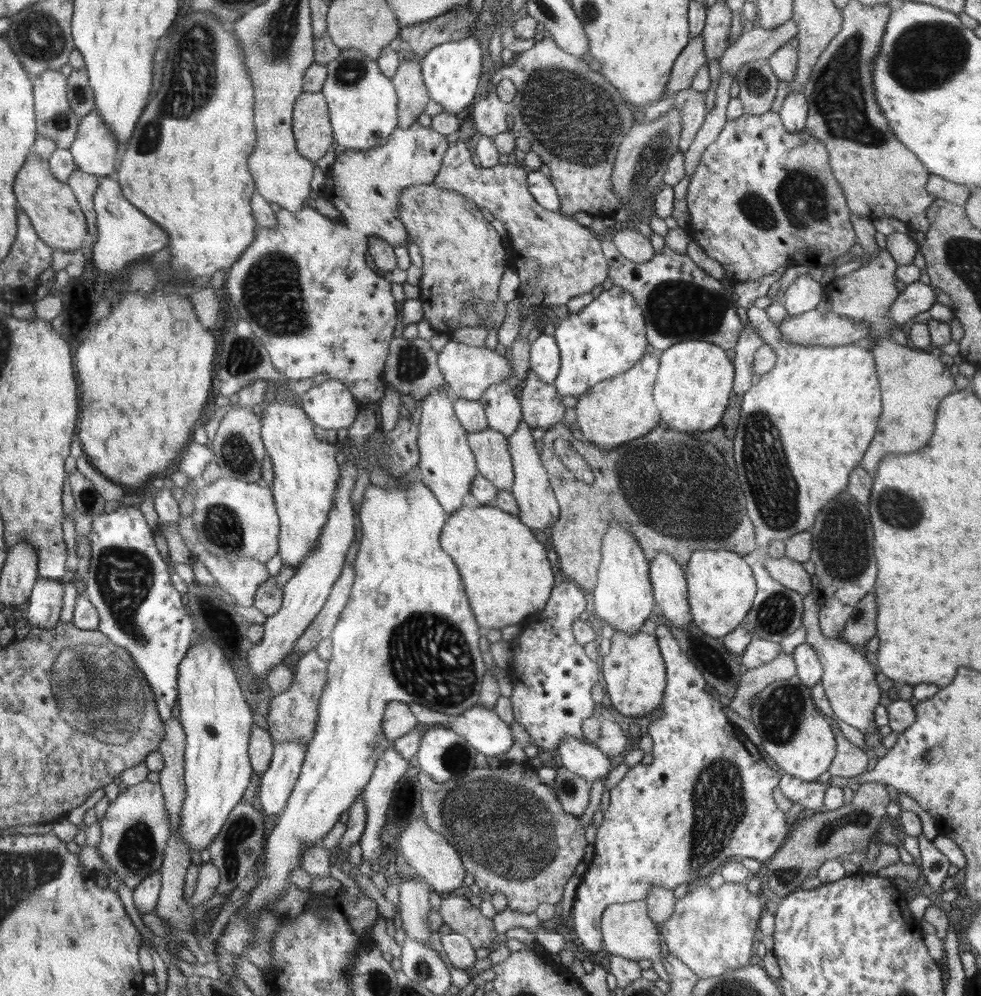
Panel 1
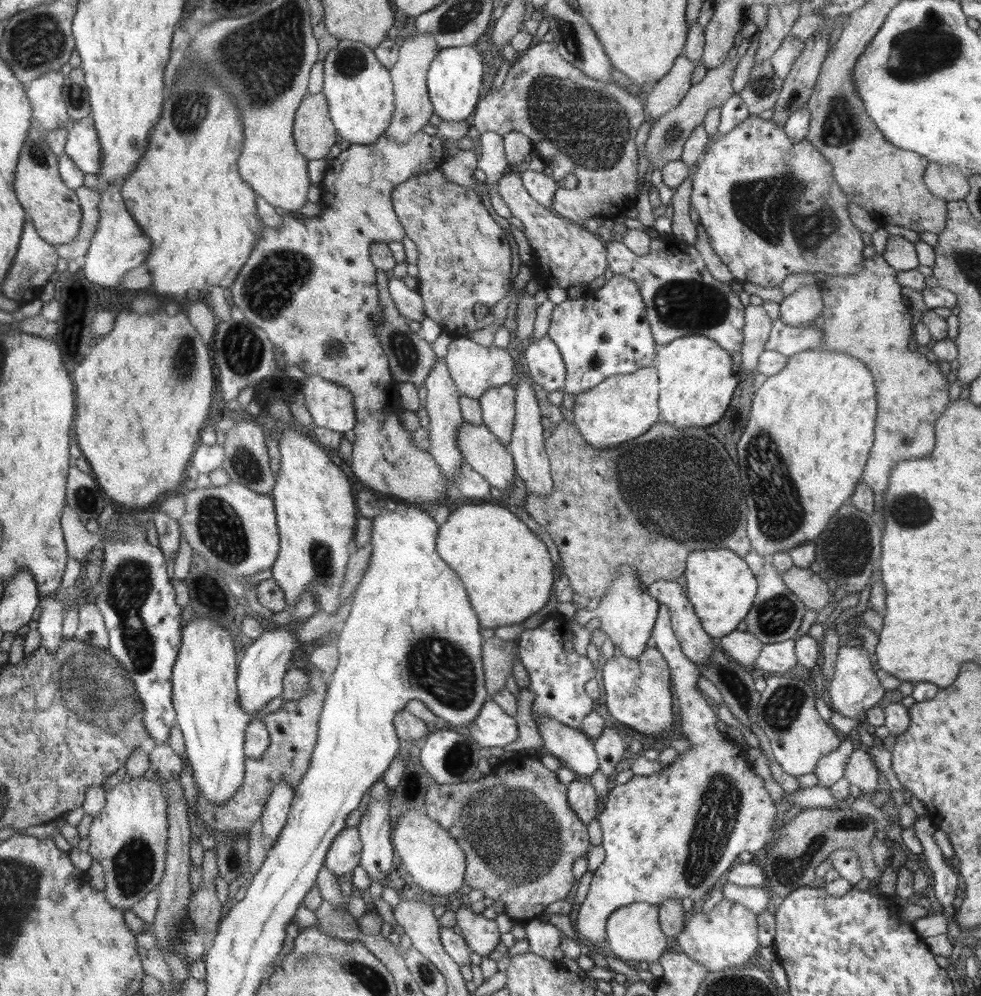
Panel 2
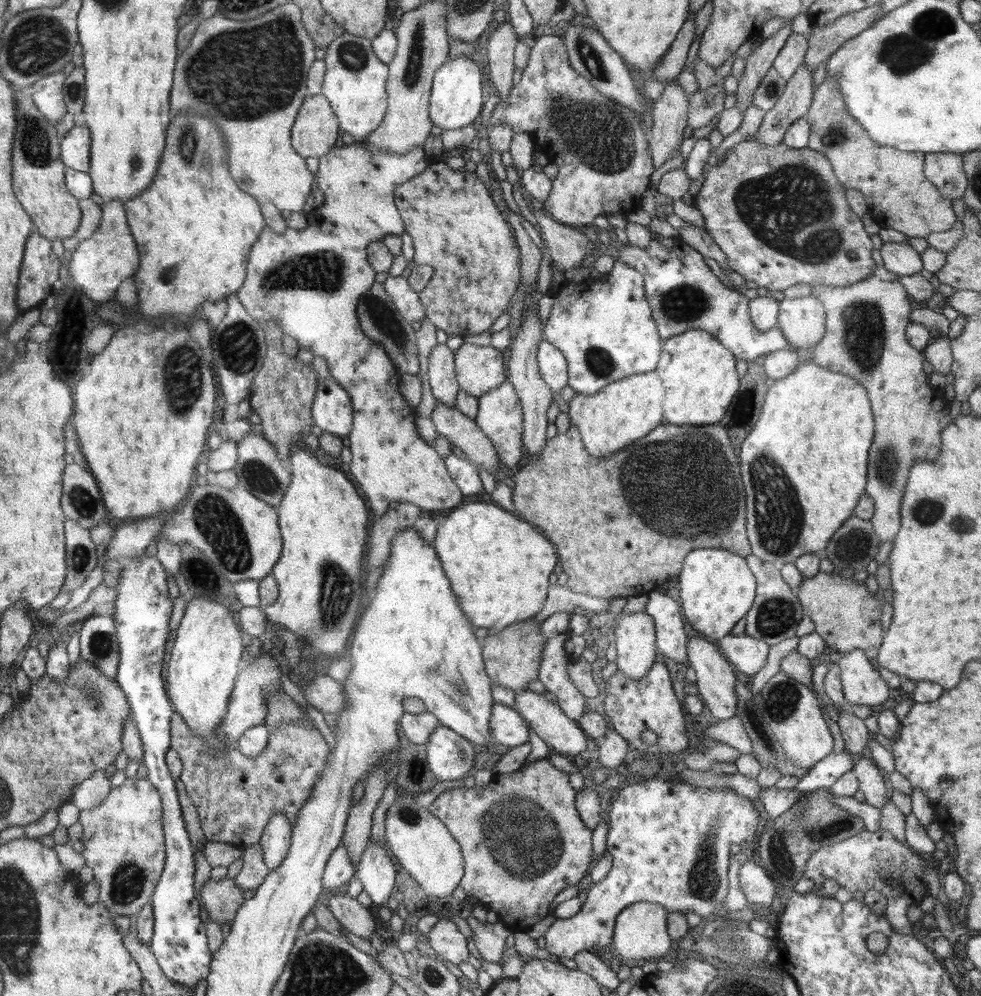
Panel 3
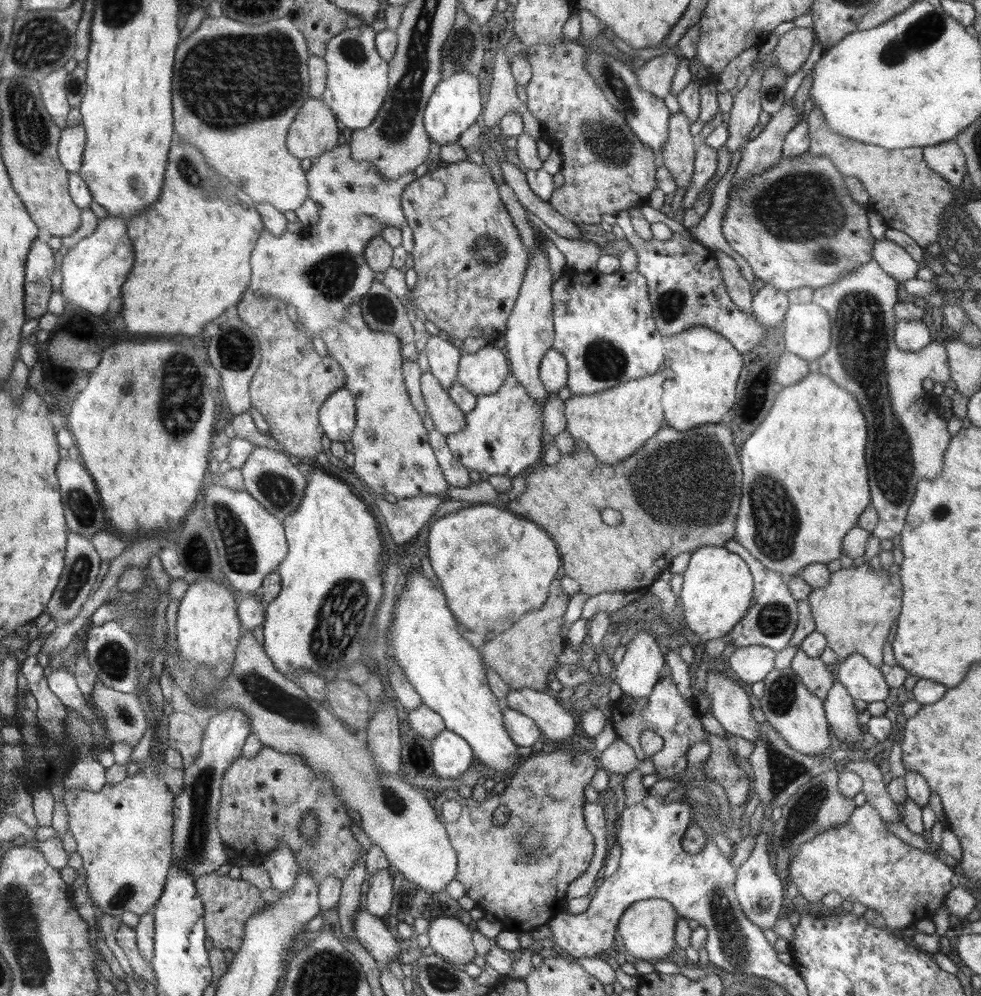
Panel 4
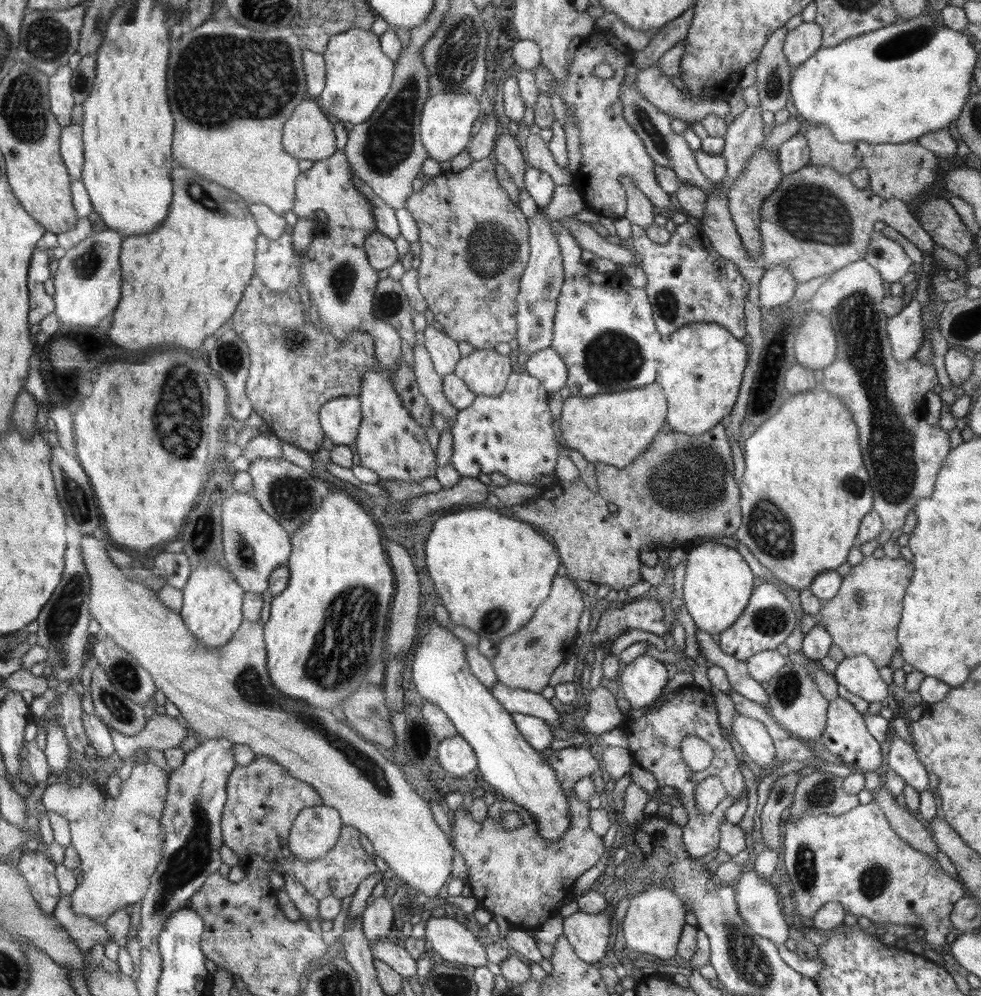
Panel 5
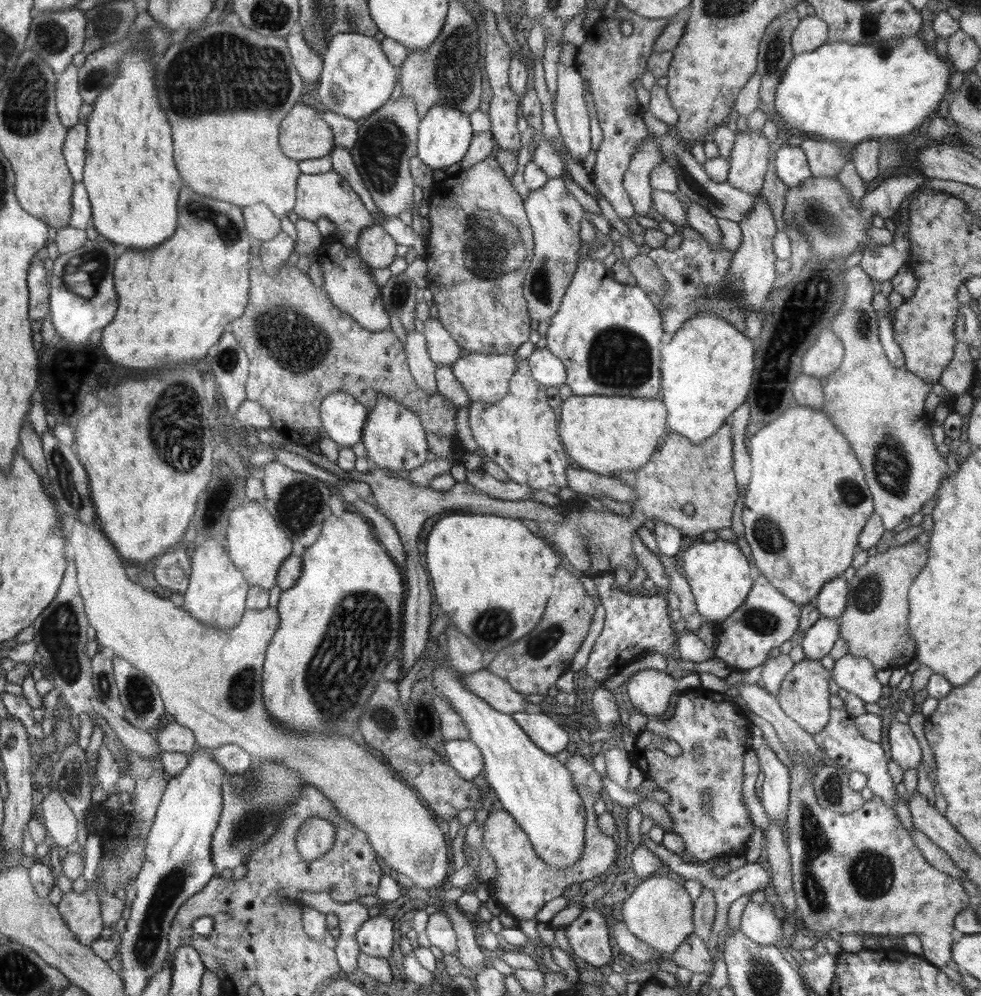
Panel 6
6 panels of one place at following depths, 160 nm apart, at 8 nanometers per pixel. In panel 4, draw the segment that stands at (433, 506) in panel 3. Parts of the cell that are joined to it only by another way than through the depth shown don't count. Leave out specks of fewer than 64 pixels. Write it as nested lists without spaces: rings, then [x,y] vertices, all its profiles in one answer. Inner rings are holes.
[[[347,143],[344,145],[338,144],[332,150],[329,150],[313,159],[311,162],[311,168],[306,172],[306,176],[309,186],[308,197],[314,200],[315,204],[320,204],[320,220],[315,226],[306,227],[304,230],[286,230],[282,236],[274,236],[272,232],[264,230],[258,237],[256,246],[253,248],[251,254],[250,268],[252,268],[252,275],[250,285],[247,290],[252,292],[256,297],[272,298],[274,300],[278,300],[278,302],[285,306],[287,304],[294,306],[304,331],[308,333],[311,338],[321,338],[327,346],[329,352],[328,355],[333,359],[336,359],[338,364],[341,366],[341,369],[344,371],[345,387],[355,398],[354,402],[357,413],[356,426],[352,431],[351,439],[348,441],[348,447],[355,456],[353,468],[360,477],[360,480],[364,480],[364,482],[366,482],[366,484],[368,484],[368,486],[370,486],[370,488],[372,488],[372,490],[374,490],[374,492],[383,499],[385,494],[394,494],[397,499],[404,499],[418,495],[436,495],[437,497],[442,498],[443,502],[445,502],[448,500],[448,496],[446,495],[446,486],[448,486],[449,482],[444,478],[444,475],[442,475],[442,469],[438,464],[436,455],[434,454],[432,447],[429,445],[429,434],[422,423],[422,417],[411,404],[408,391],[406,390],[404,375],[402,374],[403,358],[400,352],[401,344],[396,340],[396,338],[394,338],[394,336],[392,336],[392,334],[388,334],[388,332],[374,332],[368,328],[361,311],[362,297],[370,291],[370,287],[372,287],[372,284],[375,282],[375,275],[377,274],[368,267],[368,264],[366,264],[363,249],[366,248],[367,242],[372,237],[378,236],[382,232],[384,227],[396,227],[402,230],[402,228],[406,226],[407,220],[405,219],[401,207],[401,194],[412,181],[416,180],[414,170],[412,172],[407,172],[398,180],[387,180],[387,178],[383,178],[383,176],[381,176],[381,172],[378,172],[371,162],[368,162],[367,160],[354,160],[351,157],[351,152]]]

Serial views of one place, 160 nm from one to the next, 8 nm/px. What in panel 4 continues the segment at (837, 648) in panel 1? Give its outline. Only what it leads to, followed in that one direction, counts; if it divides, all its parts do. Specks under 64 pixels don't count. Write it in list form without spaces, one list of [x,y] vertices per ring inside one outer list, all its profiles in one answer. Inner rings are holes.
[[[854,653],[835,666],[835,679],[844,685],[853,699],[869,703],[888,698],[889,686],[882,671],[870,664],[865,656]]]

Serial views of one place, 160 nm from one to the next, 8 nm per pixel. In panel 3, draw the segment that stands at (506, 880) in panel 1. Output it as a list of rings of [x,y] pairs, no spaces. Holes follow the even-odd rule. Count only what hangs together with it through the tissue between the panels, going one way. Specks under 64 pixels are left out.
[[[548,758],[536,760],[522,770],[521,768],[511,774],[496,774],[492,781],[484,787],[474,786],[473,788],[453,788],[450,792],[440,794],[432,805],[427,809],[436,819],[439,819],[460,845],[464,859],[464,874],[460,887],[467,897],[477,898],[478,903],[488,910],[494,910],[499,920],[502,921],[512,932],[531,928],[538,921],[546,917],[554,898],[568,886],[578,885],[592,862],[592,831],[590,831],[577,814],[574,798],[576,791],[569,782],[569,774],[554,768]]]

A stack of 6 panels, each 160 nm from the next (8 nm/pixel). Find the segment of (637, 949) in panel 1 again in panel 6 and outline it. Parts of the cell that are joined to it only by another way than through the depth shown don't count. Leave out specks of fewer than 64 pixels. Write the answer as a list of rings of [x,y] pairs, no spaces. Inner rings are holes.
[[[666,874],[655,875],[638,883],[632,895],[624,902],[622,918],[629,931],[648,946],[670,956],[694,930],[693,903],[683,886],[670,880]]]

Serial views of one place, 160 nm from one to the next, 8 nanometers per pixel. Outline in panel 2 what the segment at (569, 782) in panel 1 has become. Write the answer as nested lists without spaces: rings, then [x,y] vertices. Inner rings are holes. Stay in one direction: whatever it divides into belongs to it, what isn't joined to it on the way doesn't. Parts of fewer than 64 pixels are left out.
[[[581,777],[565,787],[565,798],[576,817],[588,825],[597,814],[597,795],[590,783]]]

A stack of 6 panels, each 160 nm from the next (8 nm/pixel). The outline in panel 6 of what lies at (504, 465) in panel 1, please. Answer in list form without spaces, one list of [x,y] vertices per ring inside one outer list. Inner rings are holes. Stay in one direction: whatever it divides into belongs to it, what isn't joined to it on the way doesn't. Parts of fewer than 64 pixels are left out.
[[[414,331],[407,332],[403,351],[418,386],[427,393],[437,392],[437,382],[435,377],[437,364],[430,358],[427,341],[422,333]]]

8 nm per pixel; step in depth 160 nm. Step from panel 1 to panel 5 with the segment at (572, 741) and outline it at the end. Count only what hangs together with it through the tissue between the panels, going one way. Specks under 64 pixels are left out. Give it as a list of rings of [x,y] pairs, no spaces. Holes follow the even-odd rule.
[[[496,681],[490,688],[491,693],[508,712],[537,716],[545,720],[549,726],[558,722],[556,702],[546,699],[541,693],[524,689],[510,688]]]

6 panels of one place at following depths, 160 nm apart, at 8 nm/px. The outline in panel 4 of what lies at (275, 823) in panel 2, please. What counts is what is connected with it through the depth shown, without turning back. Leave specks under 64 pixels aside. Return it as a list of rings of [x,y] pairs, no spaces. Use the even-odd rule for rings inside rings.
[[[281,842],[262,858],[261,865],[268,871],[271,887],[278,892],[288,893],[296,885],[296,875],[300,866],[287,844]]]

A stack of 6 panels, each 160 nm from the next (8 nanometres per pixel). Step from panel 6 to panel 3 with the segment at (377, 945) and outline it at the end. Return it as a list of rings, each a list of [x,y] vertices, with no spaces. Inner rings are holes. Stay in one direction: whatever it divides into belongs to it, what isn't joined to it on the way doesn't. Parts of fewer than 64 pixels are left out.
[[[369,840],[354,878],[360,880],[364,887],[363,891],[372,899],[374,907],[391,903],[396,873],[394,859],[385,844],[374,844],[373,840]]]

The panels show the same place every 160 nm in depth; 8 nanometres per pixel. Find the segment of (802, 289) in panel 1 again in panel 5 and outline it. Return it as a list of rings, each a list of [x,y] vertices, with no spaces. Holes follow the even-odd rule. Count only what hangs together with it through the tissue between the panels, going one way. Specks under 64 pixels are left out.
[[[810,310],[808,318],[805,317],[803,324],[800,324],[800,331],[794,333],[794,350],[796,350],[796,360],[810,370],[826,368],[836,358],[836,336],[832,332],[830,320],[822,314]]]

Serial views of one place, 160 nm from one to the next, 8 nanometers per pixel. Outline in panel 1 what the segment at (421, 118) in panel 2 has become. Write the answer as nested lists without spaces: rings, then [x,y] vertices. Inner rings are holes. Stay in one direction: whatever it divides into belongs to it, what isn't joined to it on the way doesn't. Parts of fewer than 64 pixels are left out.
[[[413,56],[402,62],[391,78],[397,92],[398,128],[412,126],[424,112],[430,97],[423,81],[419,58]]]

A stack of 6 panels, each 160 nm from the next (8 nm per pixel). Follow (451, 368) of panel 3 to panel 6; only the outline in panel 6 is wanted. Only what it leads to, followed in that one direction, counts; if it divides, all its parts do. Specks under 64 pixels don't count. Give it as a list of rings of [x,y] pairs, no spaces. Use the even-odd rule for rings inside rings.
[[[430,317],[425,320],[423,336],[427,341],[430,358],[437,365],[450,367],[460,358],[461,347],[450,337],[438,319]]]

